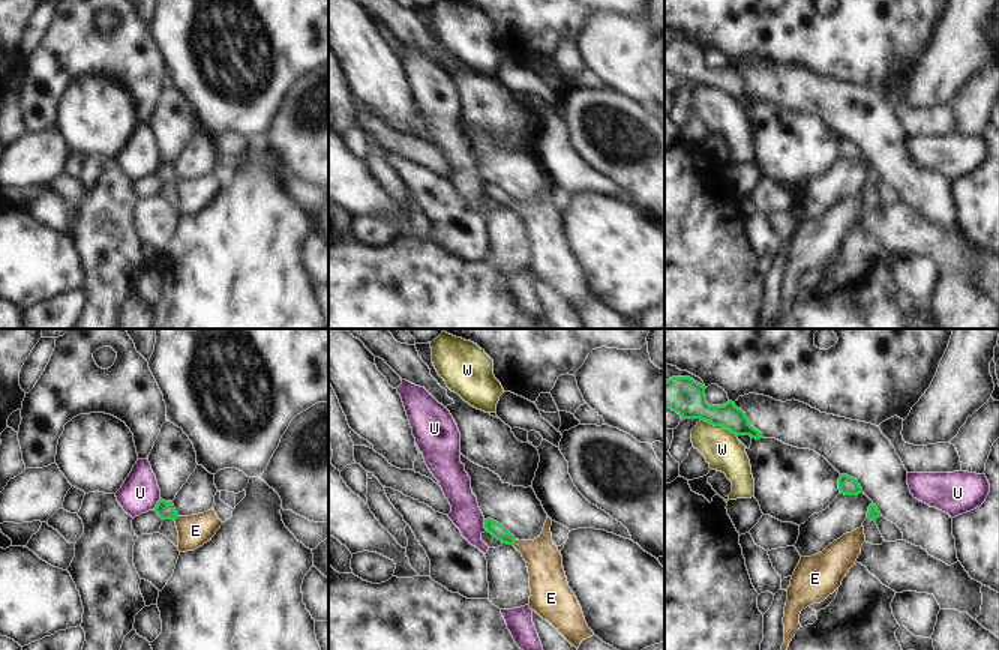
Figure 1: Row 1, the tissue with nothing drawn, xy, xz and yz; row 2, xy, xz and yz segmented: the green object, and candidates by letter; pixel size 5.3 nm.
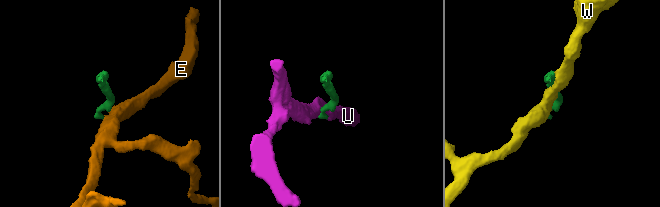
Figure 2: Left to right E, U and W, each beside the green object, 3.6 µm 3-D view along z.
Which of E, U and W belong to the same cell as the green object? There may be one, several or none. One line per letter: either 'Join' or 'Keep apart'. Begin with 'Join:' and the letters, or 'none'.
Join: E
E: Join
U: Keep apart
W: Keep apart.

